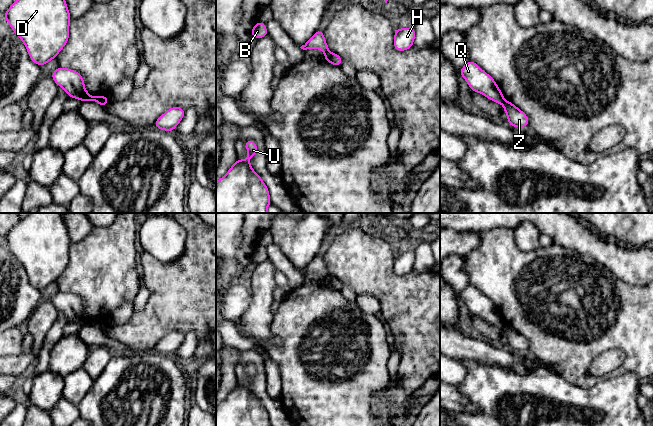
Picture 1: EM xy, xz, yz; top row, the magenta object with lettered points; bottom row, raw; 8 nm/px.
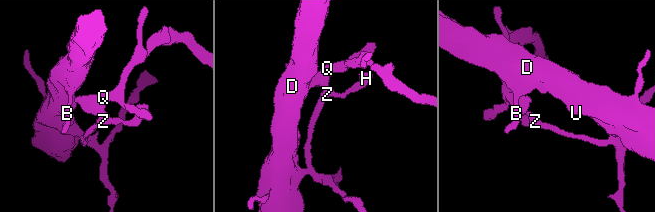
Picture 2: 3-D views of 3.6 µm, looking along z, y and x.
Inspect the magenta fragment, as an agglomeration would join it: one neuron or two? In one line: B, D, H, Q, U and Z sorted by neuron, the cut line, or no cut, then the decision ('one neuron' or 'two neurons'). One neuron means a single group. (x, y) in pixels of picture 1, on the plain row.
groups B D H U Z / Q; cut xz (329, 275), (325, 277); two neurons

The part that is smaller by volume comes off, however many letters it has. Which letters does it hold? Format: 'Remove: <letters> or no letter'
Remove: Q

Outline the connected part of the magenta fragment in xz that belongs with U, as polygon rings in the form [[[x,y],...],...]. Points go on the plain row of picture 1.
[[[245,365],[247,382],[236,386],[216,406],[216,426],[271,426],[269,414],[251,391],[249,384],[257,378],[256,366]]]

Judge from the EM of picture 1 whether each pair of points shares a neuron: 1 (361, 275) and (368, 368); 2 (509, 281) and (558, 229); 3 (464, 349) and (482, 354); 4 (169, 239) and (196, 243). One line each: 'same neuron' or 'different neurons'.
1: different neurons
2: different neurons
3: same neuron
4: different neurons

